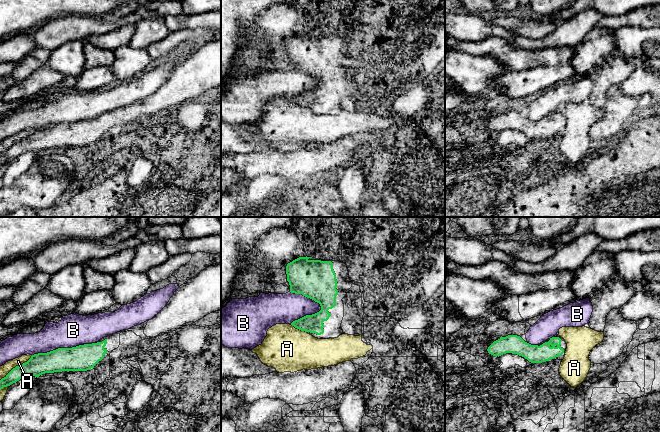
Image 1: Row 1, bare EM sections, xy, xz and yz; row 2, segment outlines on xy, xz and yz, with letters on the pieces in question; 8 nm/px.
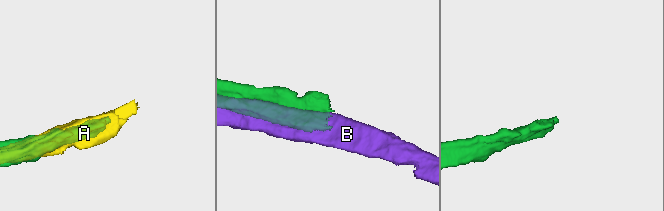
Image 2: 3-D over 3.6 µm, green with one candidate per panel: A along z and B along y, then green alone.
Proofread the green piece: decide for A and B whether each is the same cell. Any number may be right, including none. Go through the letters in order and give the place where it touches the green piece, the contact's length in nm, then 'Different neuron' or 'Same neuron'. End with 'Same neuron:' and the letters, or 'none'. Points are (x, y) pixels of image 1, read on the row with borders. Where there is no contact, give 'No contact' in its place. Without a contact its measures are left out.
A: Touches green at xy (16, 366). Shared border 340 nm. Different neuron
B: Touches green at xz (307, 315). Shared border 300 nm. Different neuron
Same neuron: none

